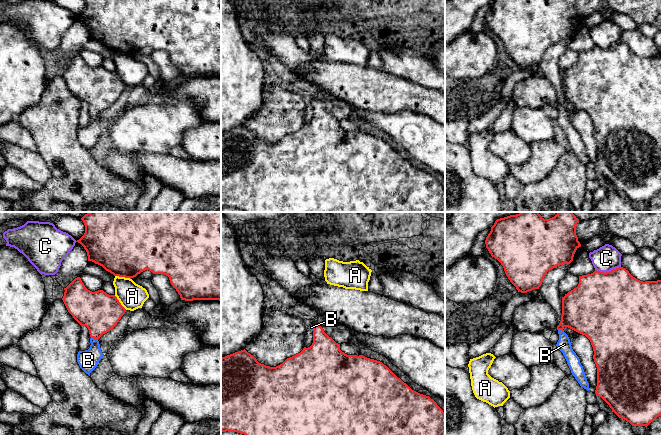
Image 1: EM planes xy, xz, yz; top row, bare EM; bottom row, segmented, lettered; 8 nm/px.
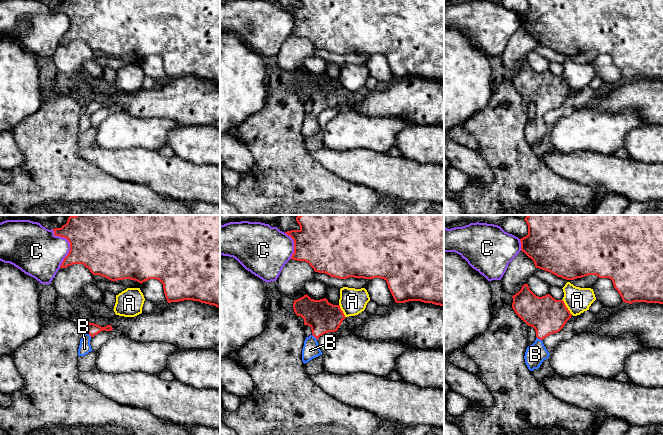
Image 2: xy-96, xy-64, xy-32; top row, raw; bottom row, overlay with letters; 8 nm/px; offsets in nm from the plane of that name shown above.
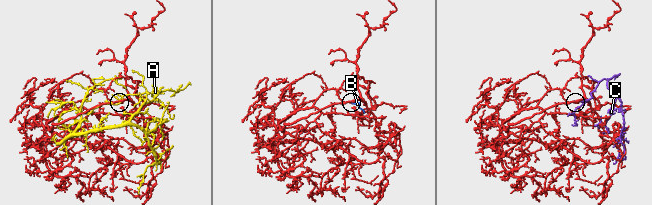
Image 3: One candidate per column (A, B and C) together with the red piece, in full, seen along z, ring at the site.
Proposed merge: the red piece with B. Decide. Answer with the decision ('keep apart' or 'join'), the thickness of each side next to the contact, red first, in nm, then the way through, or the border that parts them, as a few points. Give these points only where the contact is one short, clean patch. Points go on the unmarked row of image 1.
join; 320 nm thick on the red side, 160 nm on the other

